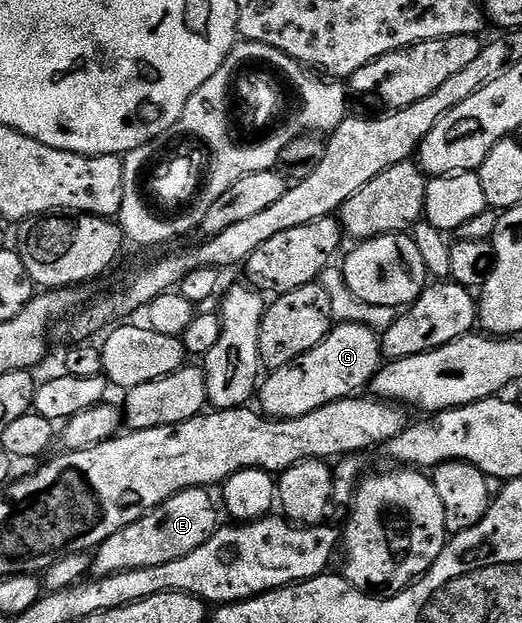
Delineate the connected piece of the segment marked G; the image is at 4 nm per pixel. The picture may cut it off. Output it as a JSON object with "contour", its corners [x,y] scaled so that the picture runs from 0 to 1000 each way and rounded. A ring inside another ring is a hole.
{"contour":[[[642,518],[613,555],[590,562],[590,568],[575,568],[552,587],[523,592],[500,612],[500,660],[519,674],[582,671],[582,665],[598,665],[598,658],[613,658],[628,645],[692,631],[732,583],[732,549],[722,531],[693,520]]]}

